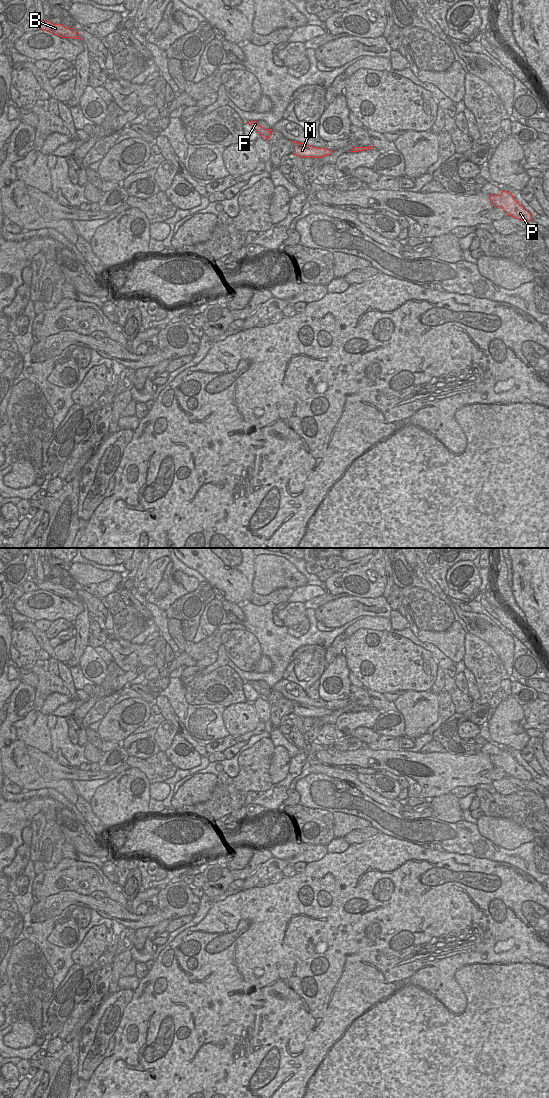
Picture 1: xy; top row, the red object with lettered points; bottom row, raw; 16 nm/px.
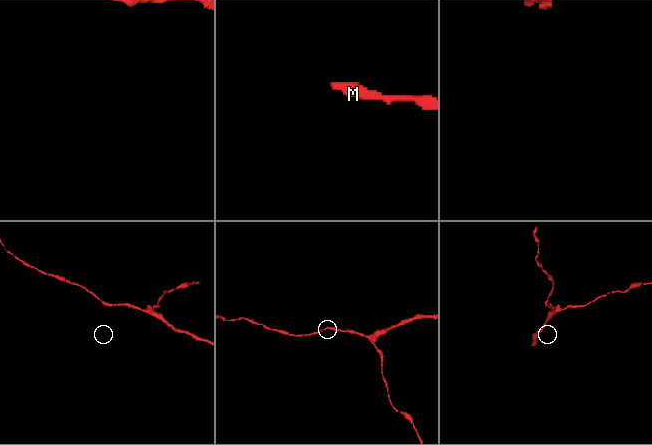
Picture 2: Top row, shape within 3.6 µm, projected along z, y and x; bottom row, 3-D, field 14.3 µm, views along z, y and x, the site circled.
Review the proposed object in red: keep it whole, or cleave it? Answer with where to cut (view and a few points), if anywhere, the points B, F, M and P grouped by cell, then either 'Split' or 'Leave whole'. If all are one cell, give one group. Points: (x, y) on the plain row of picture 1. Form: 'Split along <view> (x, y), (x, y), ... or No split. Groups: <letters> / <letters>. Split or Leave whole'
No split. Groups: B F M P. Leave whole

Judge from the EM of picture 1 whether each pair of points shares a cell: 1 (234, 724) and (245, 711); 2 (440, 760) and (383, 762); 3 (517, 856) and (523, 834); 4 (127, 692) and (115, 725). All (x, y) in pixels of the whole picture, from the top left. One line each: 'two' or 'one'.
1: one
2: one
3: two
4: two

